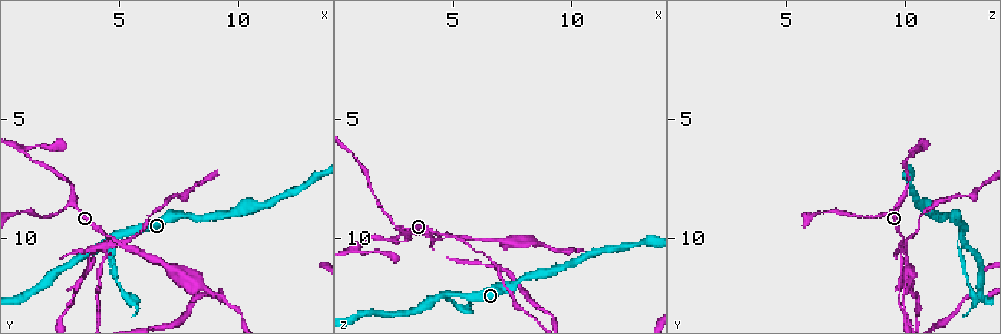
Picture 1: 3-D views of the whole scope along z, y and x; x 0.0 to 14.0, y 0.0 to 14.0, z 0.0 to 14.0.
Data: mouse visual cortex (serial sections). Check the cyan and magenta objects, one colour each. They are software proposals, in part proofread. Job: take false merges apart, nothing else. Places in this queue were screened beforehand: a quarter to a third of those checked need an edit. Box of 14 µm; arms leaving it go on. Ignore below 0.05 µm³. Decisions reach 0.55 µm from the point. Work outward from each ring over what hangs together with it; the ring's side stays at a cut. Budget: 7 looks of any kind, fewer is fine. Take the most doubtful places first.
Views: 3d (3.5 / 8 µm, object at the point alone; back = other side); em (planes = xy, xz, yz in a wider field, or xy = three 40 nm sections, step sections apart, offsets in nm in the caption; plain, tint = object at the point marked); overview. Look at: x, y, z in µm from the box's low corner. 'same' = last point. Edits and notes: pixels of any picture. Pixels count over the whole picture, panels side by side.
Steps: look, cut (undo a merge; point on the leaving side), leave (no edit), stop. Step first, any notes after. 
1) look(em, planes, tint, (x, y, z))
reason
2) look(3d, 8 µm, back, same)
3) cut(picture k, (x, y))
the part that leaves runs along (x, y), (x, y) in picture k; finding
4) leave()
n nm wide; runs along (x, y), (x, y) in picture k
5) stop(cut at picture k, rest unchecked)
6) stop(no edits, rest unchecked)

look(3d, 3.5 µm, (4.7, 10.1, 9.9))

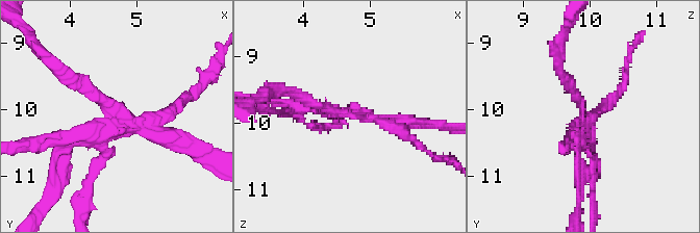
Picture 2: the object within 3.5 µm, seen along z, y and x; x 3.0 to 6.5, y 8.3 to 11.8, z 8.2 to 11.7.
look(em, planes, plain, (4.65, 10.10, 9.90))

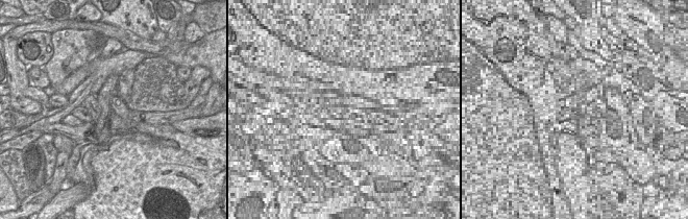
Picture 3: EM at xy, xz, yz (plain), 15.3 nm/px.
look(em, planes, tint, same)

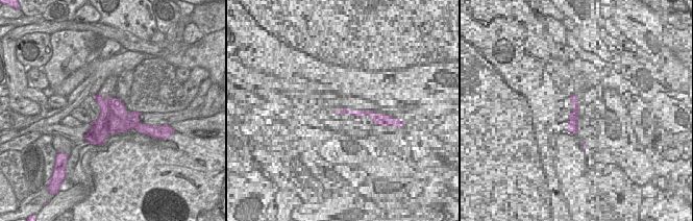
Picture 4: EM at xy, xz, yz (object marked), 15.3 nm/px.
cut(picture 2, (92, 144))
a second cell is stuck on

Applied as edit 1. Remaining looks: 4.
look(3d, 3.5 µm, (2.6, 8.7, 9.4))
a narrow waist

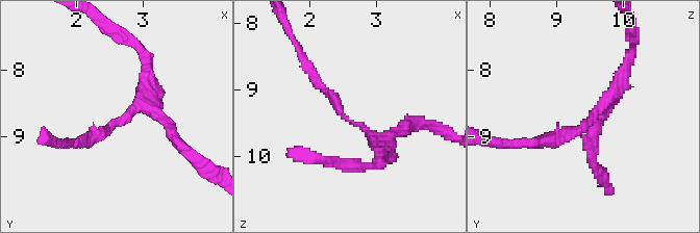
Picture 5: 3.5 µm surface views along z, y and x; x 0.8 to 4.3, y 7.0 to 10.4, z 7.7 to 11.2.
look(em, xy, step 5, tint, (2.60, 8.75, 9.45))
now the EM

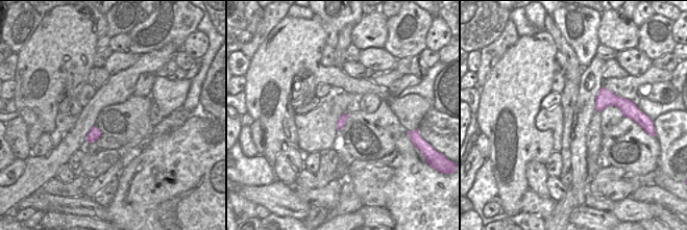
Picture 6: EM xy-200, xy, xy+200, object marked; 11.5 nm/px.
leave()
100 nm wide; runs along (402, 131), (373, 136), (347, 120), (309, 70) in picture 5; one cell here

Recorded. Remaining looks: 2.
look(3d, 3.5 µm, (1.2, 6.6, 10.3))

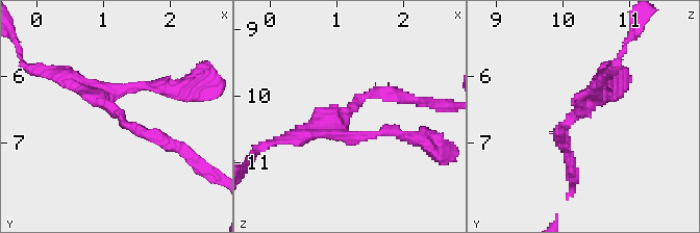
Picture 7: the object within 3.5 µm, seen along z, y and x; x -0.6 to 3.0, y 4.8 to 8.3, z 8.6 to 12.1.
look(em, xy, step 5, tint, (1.10, 6.45, 10.30))
3 arms; arms of 100, 200, 200 nm; need the tissue

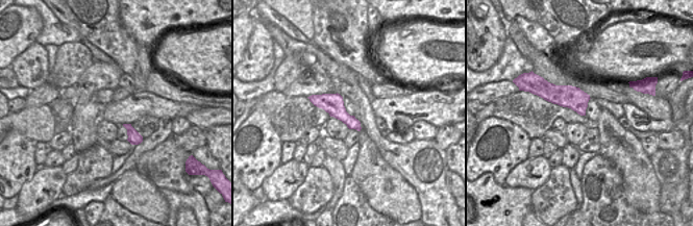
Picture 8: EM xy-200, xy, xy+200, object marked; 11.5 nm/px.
leave()
runs along (312, 98), (329, 102), (357, 127) in picture 8; one cell here

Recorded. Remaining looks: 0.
stop(cut at picture 2, rest unchecked)

